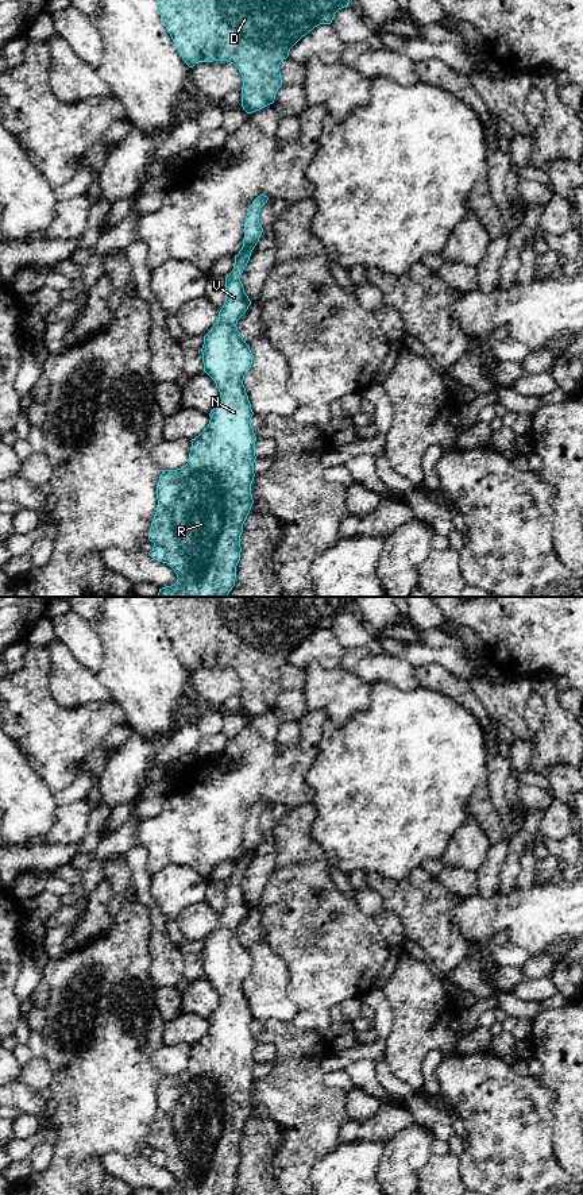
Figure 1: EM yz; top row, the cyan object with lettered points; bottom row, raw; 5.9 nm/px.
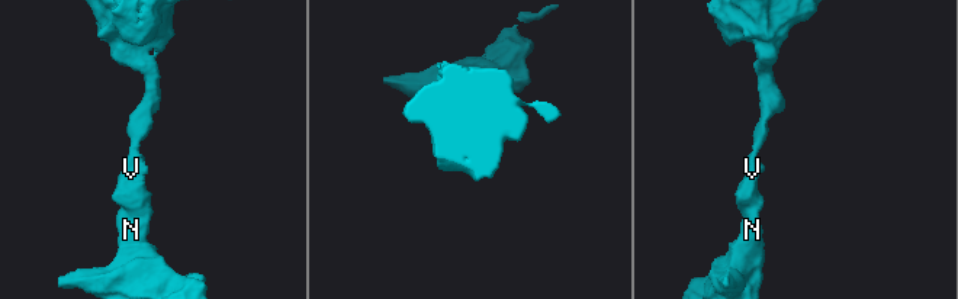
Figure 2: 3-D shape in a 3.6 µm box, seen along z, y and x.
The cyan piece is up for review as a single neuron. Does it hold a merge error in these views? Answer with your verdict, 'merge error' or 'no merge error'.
no merge error

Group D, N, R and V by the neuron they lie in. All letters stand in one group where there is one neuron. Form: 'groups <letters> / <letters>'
groups D N R V

